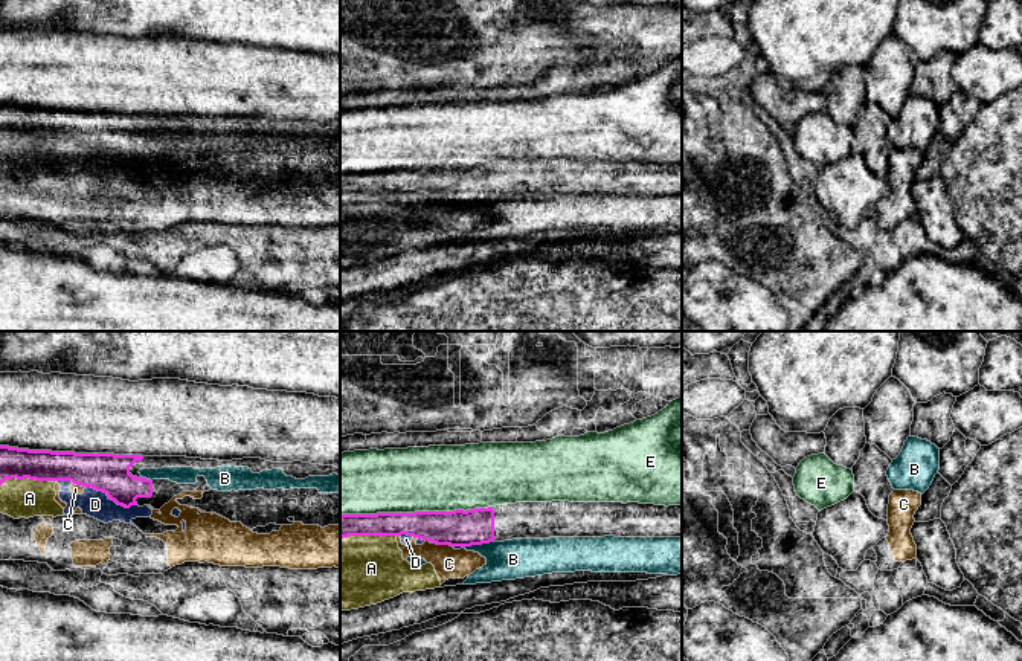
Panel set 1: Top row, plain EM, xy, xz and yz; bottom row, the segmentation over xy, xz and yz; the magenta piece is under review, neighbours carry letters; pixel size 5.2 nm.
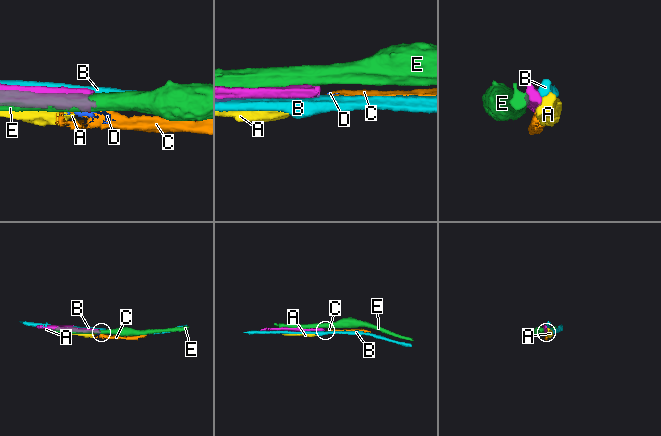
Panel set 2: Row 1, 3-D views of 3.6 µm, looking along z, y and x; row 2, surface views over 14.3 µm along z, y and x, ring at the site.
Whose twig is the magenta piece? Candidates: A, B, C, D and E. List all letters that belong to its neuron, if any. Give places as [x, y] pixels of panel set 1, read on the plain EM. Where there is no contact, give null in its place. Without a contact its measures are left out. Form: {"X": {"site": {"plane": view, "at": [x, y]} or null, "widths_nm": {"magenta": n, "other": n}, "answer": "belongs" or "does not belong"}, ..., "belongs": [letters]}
{"A": {"site": {"plane": "xy", "at": [28, 135]}, "widths_nm": {"magenta": 160, "other": 200}, "answer": "does not belong"}, "B": {"site": {"plane": "xz", "at": [479, 202]}, "widths_nm": {"magenta": 190, "other": 200}, "answer": "does not belong"}, "C": {"site": {"plane": "xz", "at": [443, 202]}, "widths_nm": {"magenta": 190, "other": 160}, "answer": "does not belong"}, "D": {"site": {"plane": "xy", "at": [112, 157]}, "widths_nm": {"magenta": 200, "other": 140}, "answer": "does not belong"}, "E": {"site": {"plane": "xz", "at": [415, 170]}, "widths_nm": {"magenta": 190, "other": 360}, "answer": "does not belong"}, "belongs": []}

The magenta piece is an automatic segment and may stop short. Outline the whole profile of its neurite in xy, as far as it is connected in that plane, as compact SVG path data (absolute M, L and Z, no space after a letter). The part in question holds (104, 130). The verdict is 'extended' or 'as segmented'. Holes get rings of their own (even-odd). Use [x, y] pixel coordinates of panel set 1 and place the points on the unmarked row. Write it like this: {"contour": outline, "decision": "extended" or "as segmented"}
{"contour": "M0 104L0 143L6 137L72 139L76 143L104 150L117 163L151 163L160 168L182 150L209 150L204 134L195 142L177 142L169 137L142 136L140 127L194 125L217 127L221 124L249 125L253 131L282 127L287 134L305 137L308 134L340 133L334 124L320 124L302 119L272 121L261 116L232 119L201 118L186 114L142 114L114 111L75 111L52 108L29 108Z", "decision": "extended"}

